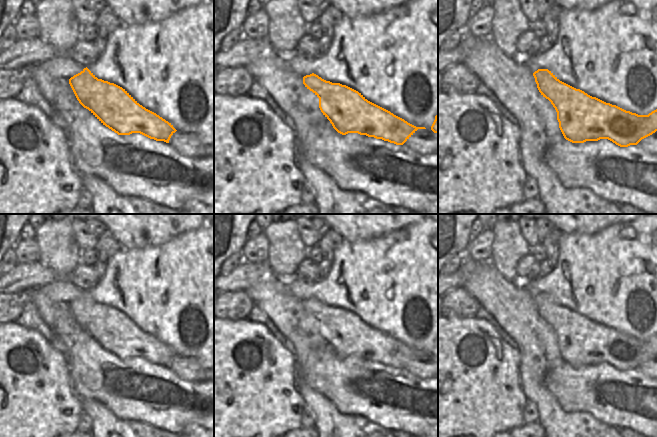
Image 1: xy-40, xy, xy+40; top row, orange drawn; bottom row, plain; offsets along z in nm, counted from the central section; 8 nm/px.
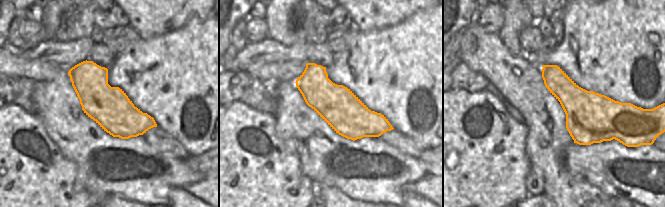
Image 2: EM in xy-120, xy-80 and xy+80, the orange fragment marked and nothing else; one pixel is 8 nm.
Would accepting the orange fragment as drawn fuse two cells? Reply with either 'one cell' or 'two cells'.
one cell

